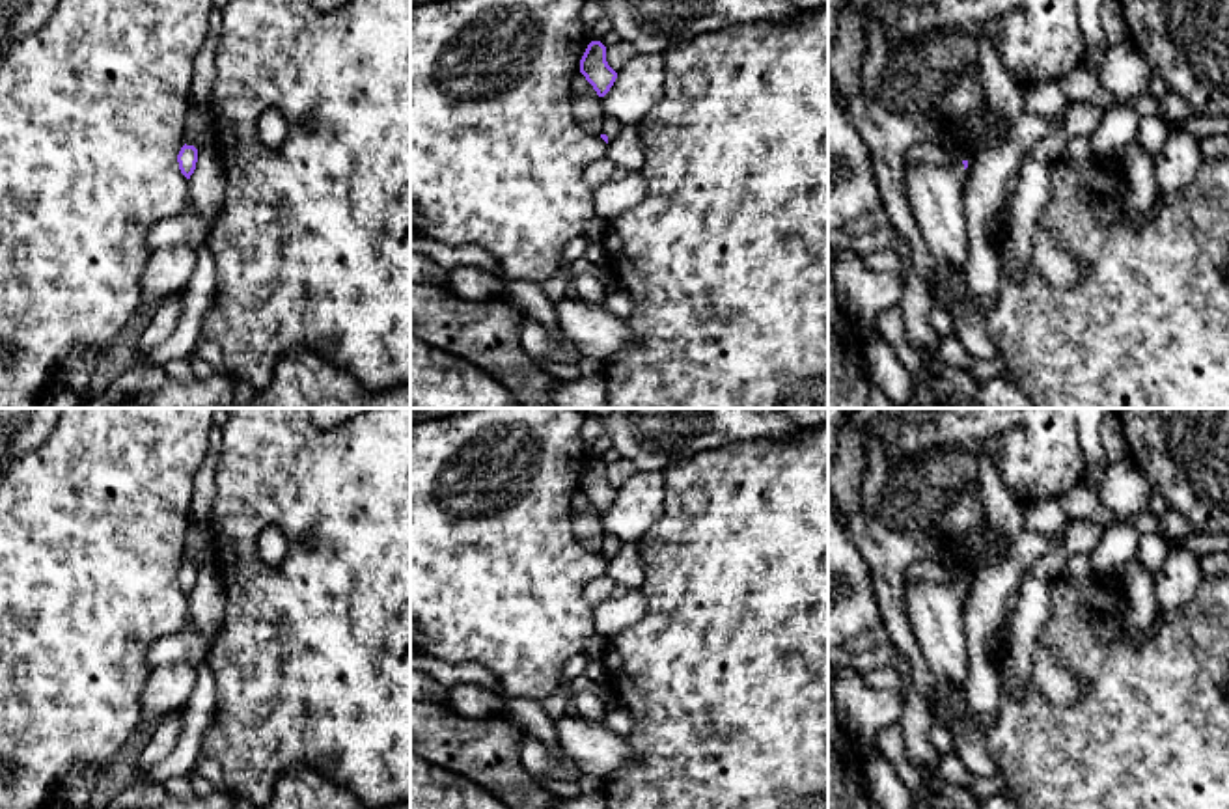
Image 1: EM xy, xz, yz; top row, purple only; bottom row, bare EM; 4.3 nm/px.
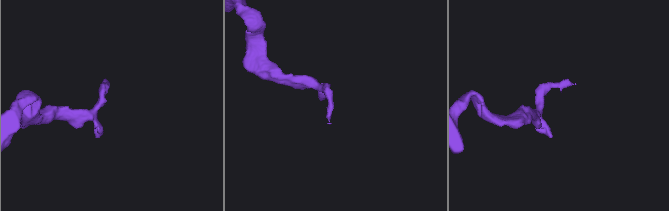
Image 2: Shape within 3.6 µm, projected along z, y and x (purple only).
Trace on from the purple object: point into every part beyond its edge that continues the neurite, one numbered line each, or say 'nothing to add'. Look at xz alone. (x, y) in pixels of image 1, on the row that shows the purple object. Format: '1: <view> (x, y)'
1: xz (610, 127)

